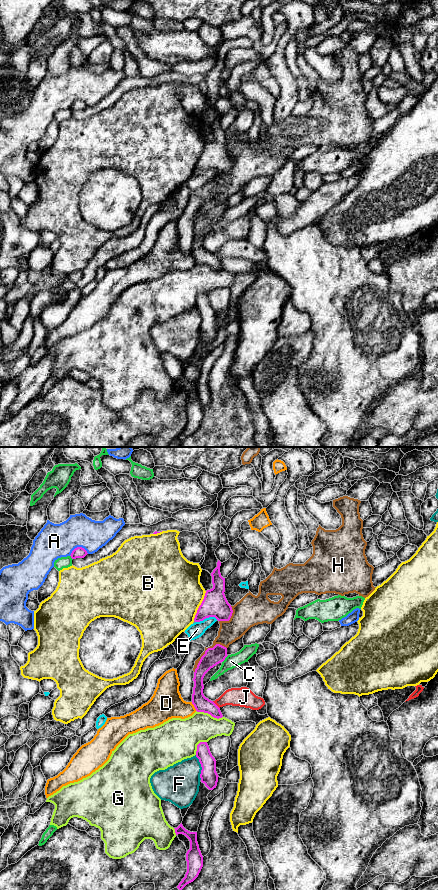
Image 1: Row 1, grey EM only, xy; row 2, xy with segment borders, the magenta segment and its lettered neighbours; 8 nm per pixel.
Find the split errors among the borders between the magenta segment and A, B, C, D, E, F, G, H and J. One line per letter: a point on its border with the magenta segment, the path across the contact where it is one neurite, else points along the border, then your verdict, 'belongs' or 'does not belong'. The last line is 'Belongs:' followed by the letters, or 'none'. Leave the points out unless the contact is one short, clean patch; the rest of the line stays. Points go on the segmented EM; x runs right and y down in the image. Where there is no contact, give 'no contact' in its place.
A: xy (78, 547) | does not belong
B: xy (199, 606) | does not belong
C: xy (224, 659) | does not belong
D: xy (194, 706) | does not belong
E: xy (206, 617) | does not belong
F: xy (201, 766) | does not belong
G: xy (209, 713) | does not belong
H: xy (205, 651) | does not belong
J: xy (216, 705) | along xy (212, 701), (219, 708) | does not belong
Belongs: none

